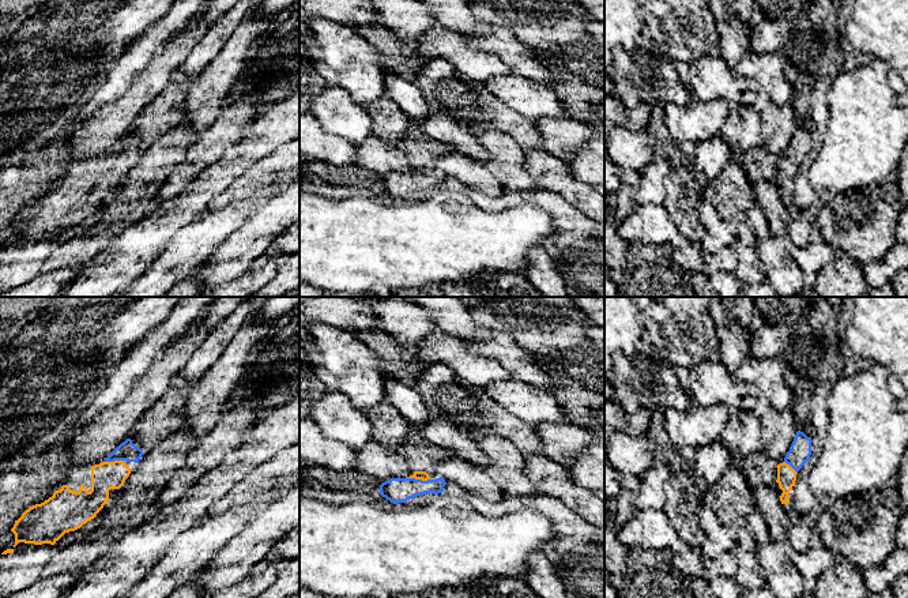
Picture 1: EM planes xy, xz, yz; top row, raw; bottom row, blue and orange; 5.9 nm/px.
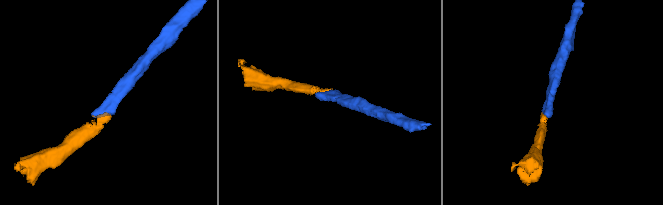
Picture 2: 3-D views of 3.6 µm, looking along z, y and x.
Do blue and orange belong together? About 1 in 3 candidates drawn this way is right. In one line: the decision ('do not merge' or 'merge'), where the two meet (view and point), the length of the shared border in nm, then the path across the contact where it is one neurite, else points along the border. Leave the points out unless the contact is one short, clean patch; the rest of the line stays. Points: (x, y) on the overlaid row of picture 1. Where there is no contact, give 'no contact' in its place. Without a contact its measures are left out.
merge | xz (418, 480) | 130 nm | across xz (396, 491), (409, 488), (418, 480), (424, 476)

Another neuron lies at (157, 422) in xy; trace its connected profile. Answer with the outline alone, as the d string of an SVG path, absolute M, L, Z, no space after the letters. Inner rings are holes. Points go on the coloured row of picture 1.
M176 377L165 396L136 422L128 439L146 452L182 429L185 400L192 387L192 383Z

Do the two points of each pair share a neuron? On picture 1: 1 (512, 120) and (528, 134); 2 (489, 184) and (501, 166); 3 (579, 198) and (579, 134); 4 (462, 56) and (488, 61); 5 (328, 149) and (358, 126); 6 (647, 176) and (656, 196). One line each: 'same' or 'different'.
1: same
2: different
3: different
4: same
5: different
6: same

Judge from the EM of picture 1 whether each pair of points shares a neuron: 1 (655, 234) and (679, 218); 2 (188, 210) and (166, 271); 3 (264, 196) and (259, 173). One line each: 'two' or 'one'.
1: two
2: two
3: two

